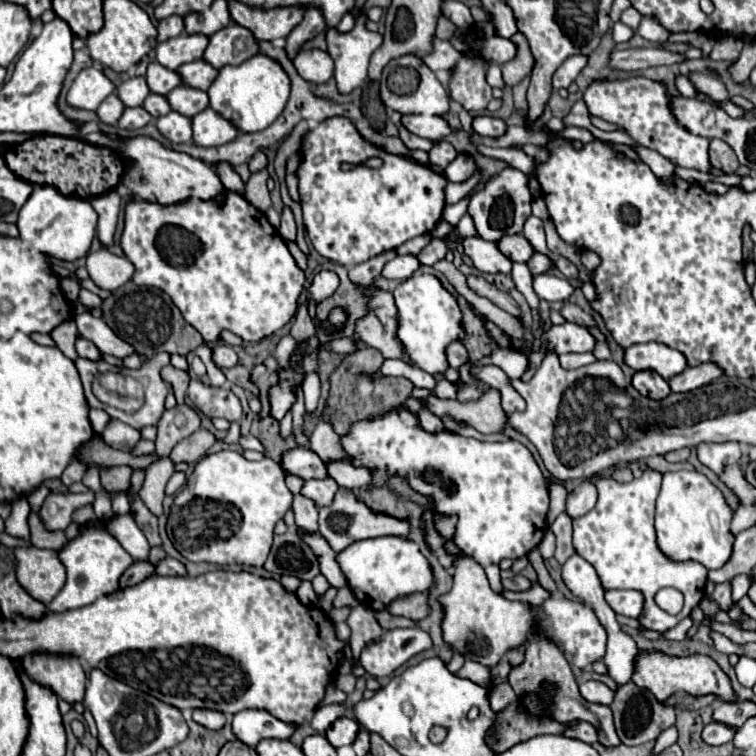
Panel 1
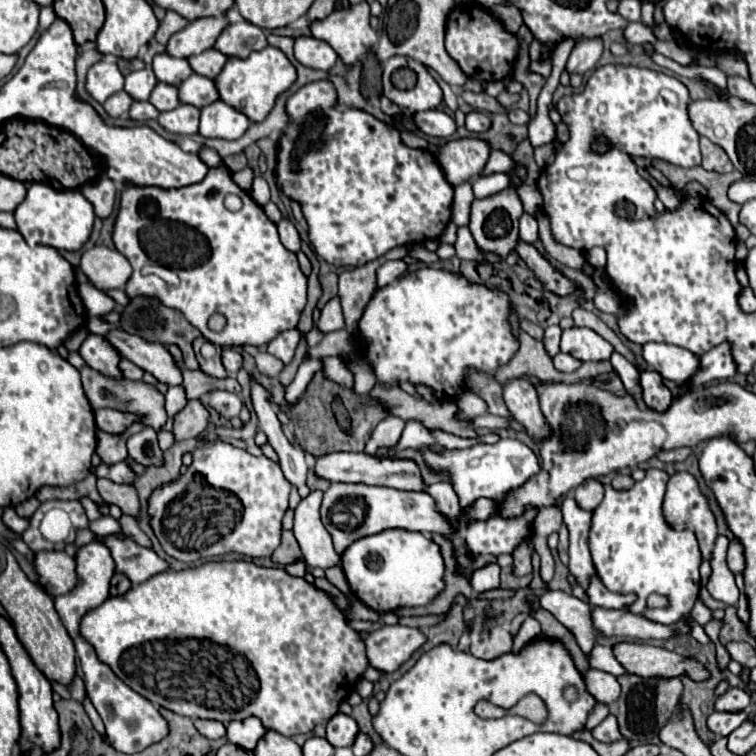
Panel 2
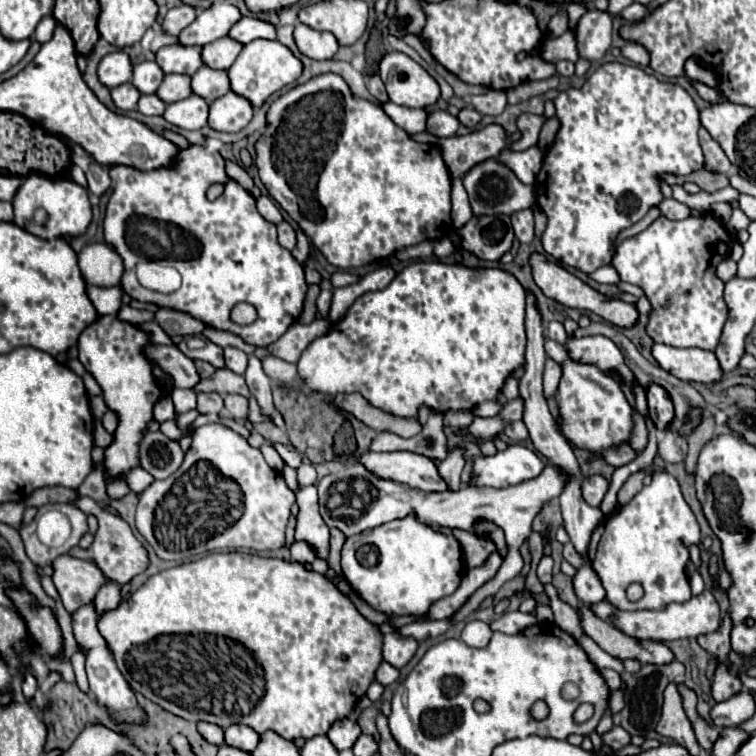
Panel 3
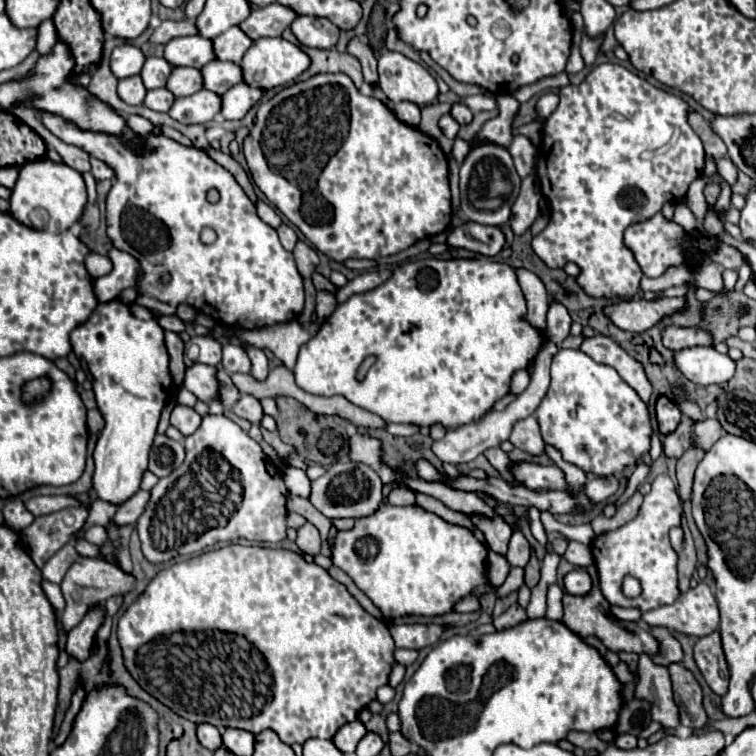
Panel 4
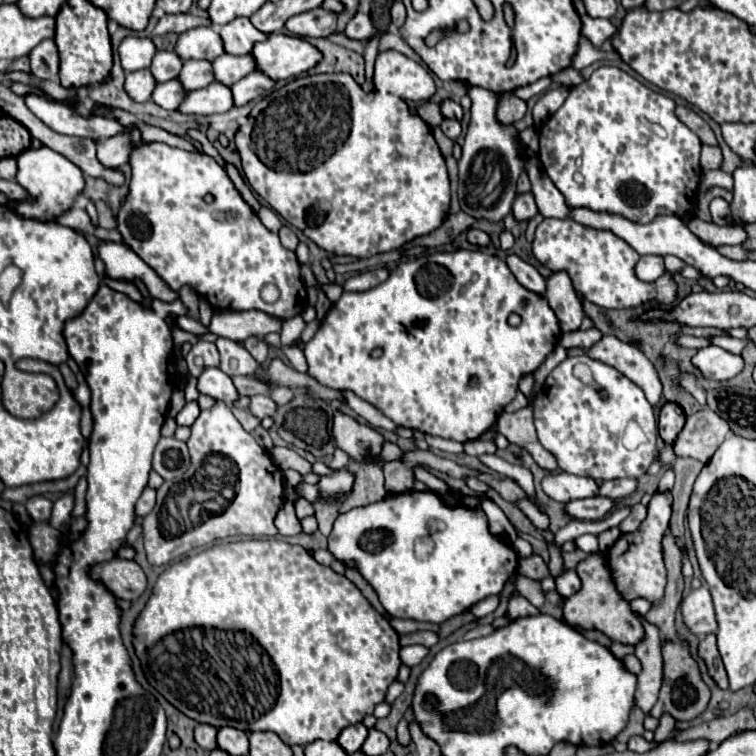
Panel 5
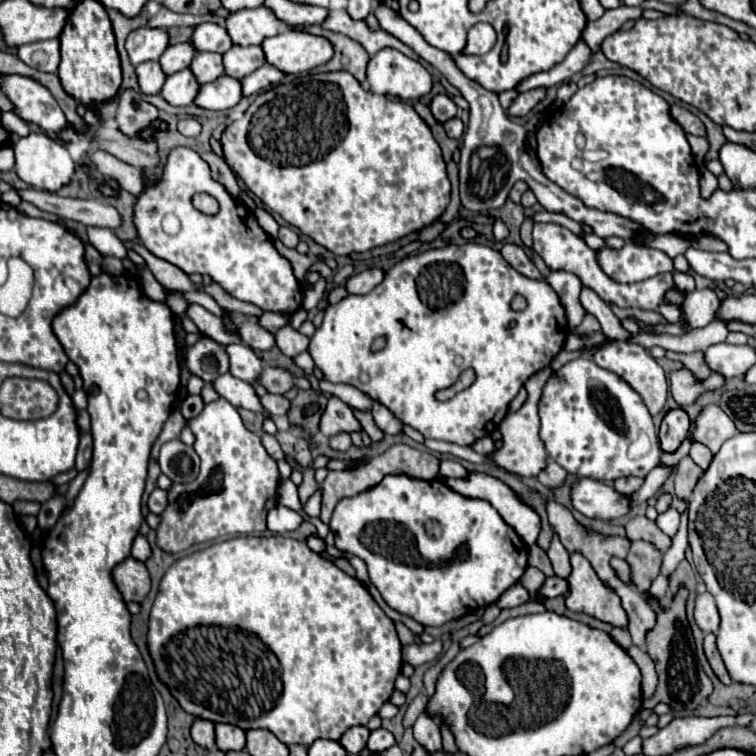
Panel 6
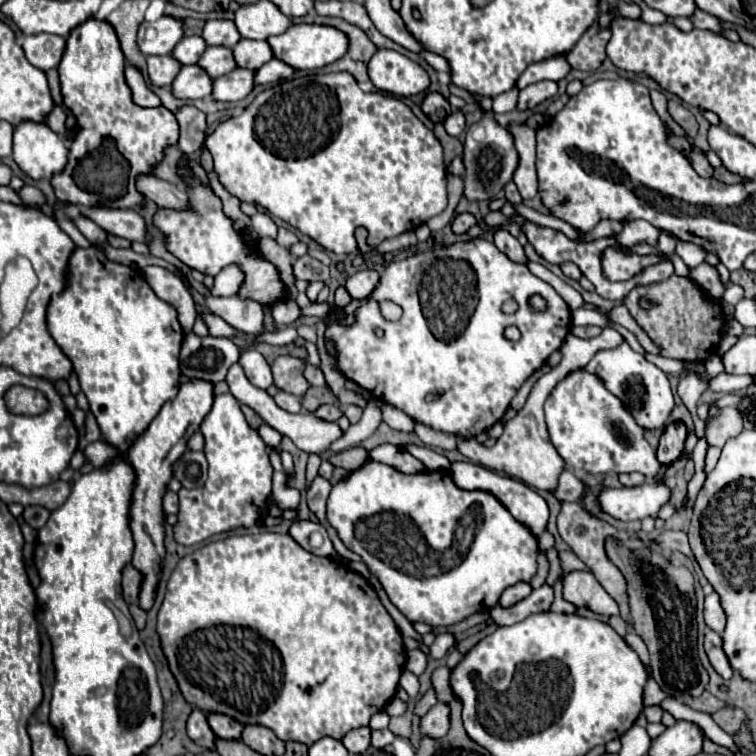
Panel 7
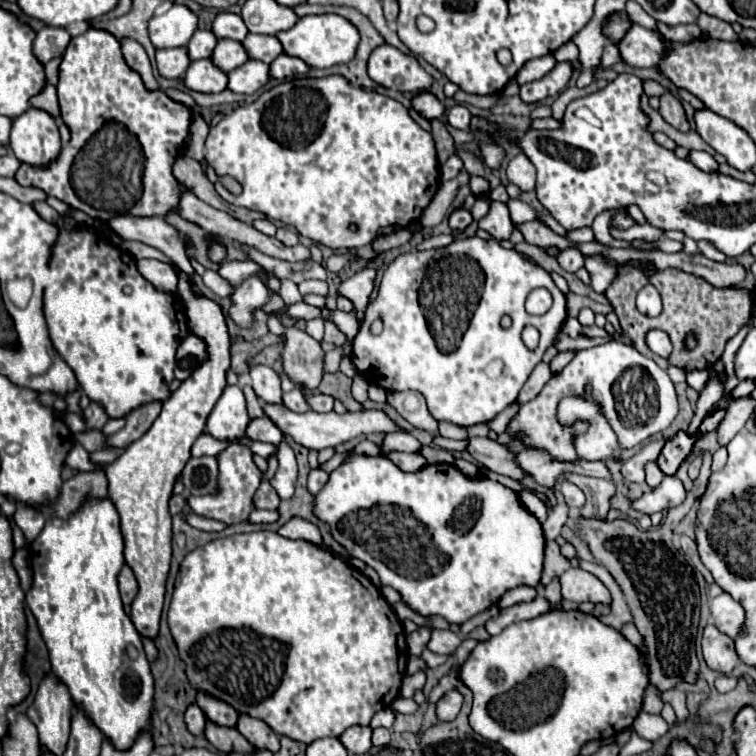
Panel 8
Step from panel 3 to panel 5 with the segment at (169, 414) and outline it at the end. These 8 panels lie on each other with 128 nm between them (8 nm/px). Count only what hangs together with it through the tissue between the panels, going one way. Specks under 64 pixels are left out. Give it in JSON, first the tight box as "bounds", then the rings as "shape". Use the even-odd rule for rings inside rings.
{"bounds":[176,402,200,426],"shape":[[[188,402],[188,404],[180,410],[180,414],[176,416],[176,424],[178,424],[178,426],[192,426],[194,420],[198,418],[198,414],[200,414],[198,402]]]}

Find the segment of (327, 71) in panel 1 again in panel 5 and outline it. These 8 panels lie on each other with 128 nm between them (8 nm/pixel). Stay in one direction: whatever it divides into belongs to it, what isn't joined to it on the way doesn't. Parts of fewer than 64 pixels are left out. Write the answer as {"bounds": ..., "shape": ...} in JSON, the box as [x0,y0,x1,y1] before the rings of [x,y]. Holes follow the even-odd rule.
{"bounds":[286,8,336,38],"shape":[[[314,8],[290,18],[286,22],[286,28],[300,38],[328,38],[336,32],[336,14]]]}

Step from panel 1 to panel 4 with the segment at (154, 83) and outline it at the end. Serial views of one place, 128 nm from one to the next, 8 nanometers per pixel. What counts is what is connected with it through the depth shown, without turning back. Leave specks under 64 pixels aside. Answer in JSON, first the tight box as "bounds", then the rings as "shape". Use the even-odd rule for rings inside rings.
{"bounds":[164,36,214,68],"shape":[[[184,36],[174,38],[164,46],[164,58],[170,62],[170,66],[192,66],[202,68],[210,60],[214,60],[212,52],[212,40],[202,36]]]}

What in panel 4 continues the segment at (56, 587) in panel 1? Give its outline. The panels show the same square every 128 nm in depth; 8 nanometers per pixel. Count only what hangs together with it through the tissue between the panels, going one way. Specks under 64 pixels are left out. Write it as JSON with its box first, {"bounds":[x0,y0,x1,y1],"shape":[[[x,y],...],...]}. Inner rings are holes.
{"bounds":[60,558,134,632],"shape":[[[78,558],[66,572],[62,584],[62,594],[66,598],[66,608],[60,616],[62,626],[66,632],[70,632],[86,614],[94,602],[106,602],[110,596],[126,594],[134,588],[134,578],[126,572],[122,572],[118,566],[110,566],[110,562],[98,562],[98,558]]]}

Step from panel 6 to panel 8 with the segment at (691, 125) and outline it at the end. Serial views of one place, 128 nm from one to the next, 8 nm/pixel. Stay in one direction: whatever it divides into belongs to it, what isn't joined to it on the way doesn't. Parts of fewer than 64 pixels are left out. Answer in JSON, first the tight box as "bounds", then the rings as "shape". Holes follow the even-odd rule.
{"bounds":[658,92,690,132],"shape":[[[666,92],[666,94],[660,96],[660,110],[658,112],[662,114],[662,118],[668,124],[672,124],[674,128],[678,128],[680,132],[688,132],[690,130],[690,122],[686,118],[682,102],[676,96],[672,96],[670,92]]]}

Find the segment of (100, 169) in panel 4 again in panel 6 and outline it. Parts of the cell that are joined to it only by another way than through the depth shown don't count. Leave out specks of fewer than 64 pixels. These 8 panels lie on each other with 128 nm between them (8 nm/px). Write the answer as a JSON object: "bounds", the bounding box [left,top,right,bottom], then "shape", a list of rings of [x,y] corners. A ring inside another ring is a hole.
{"bounds":[116,94,158,138],"shape":[[[122,94],[118,106],[116,122],[118,130],[128,138],[140,138],[140,132],[146,130],[158,118],[158,108],[150,106],[140,94]]]}

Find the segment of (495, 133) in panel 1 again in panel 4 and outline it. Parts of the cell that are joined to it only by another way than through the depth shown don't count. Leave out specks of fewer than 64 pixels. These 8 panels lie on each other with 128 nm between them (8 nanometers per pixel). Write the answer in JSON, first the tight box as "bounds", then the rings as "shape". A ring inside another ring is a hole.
{"bounds":[450,102,472,124],"shape":[[[462,102],[454,104],[450,114],[452,114],[452,118],[454,118],[458,124],[470,124],[470,122],[472,122],[472,112],[470,112],[470,108],[468,108],[466,104],[462,104]]]}

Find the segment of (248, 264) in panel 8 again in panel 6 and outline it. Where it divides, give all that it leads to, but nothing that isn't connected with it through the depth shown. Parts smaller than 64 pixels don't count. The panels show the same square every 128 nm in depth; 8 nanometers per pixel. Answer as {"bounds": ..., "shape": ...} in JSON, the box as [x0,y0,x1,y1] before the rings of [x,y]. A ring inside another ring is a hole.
{"bounds":[182,290,224,316],"shape":[[[194,290],[194,292],[184,292],[182,294],[184,296],[184,300],[186,302],[196,302],[196,304],[200,304],[200,306],[204,306],[206,310],[210,310],[212,314],[216,314],[216,316],[222,316],[224,314],[224,310],[222,308],[218,308],[218,304],[208,296],[208,294],[204,294],[204,292],[198,292],[198,290]]]}

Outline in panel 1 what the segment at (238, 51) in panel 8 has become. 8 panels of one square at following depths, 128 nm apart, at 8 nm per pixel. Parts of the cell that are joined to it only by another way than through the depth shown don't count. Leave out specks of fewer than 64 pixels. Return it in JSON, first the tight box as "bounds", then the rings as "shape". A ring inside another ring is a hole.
{"bounds":[142,94,170,118],"shape":[[[150,94],[150,96],[144,100],[142,106],[146,108],[146,112],[148,112],[152,118],[158,118],[158,116],[164,116],[164,114],[170,112],[170,104],[168,104],[166,98],[160,96],[160,94]]]}

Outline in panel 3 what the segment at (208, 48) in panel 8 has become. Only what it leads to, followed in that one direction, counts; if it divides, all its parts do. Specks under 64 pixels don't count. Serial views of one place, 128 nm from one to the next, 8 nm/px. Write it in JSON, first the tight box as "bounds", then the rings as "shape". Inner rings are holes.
{"bounds":[132,62,164,94],"shape":[[[142,62],[132,70],[132,84],[140,94],[154,94],[164,74],[156,62]]]}

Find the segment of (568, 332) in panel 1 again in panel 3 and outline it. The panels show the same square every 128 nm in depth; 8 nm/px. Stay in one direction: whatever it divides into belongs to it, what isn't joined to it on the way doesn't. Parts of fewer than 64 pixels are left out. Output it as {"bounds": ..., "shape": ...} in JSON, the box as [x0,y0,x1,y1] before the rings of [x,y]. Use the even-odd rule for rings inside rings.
{"bounds":[566,336,634,386],"shape":[[[582,336],[582,338],[568,338],[566,342],[566,352],[574,362],[580,364],[594,364],[600,370],[608,372],[624,372],[624,382],[628,386],[634,384],[634,374],[632,370],[624,364],[622,352],[618,346],[606,338],[606,336]]]}

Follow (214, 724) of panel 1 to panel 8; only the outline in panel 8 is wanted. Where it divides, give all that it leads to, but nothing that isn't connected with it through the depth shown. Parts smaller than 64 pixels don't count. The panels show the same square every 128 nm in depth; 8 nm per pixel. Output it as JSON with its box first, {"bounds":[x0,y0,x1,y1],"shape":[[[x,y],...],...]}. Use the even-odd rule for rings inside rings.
{"bounds":[186,704,206,736],"shape":[[[194,704],[190,706],[190,710],[186,710],[186,726],[194,736],[202,736],[204,734],[204,726],[206,726],[206,716],[204,712]]]}

